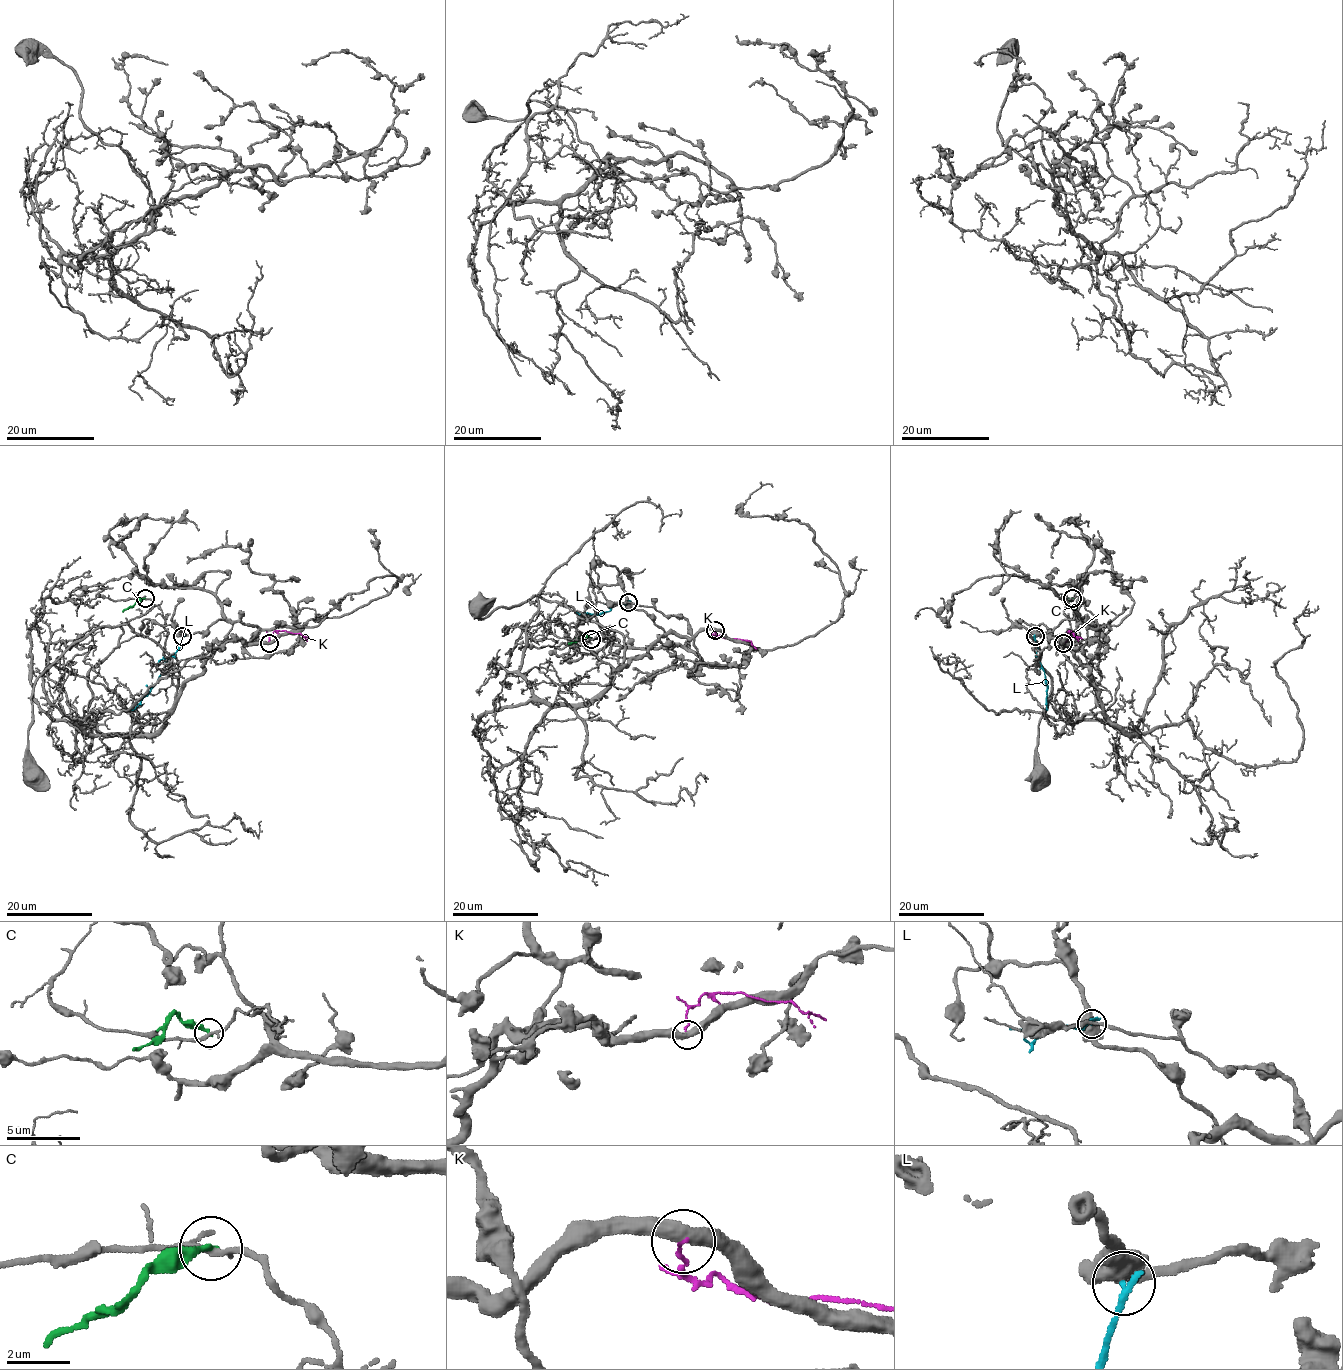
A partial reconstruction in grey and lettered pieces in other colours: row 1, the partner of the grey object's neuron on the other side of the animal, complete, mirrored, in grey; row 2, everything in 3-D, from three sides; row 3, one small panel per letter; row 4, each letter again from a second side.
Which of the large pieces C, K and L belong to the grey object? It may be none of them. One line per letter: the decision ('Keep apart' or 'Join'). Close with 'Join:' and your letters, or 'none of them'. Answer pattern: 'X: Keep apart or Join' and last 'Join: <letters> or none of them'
C: Keep apart
K: Keep apart
L: Keep apart
Join: none of them

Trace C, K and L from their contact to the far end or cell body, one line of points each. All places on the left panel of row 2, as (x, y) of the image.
C: (145, 598), (122, 612)
K: (269, 643), (269, 637), (278, 630), (301, 633), (310, 639)
L: (182, 637), (179, 648), (169, 658), (158, 682), (130, 710)

